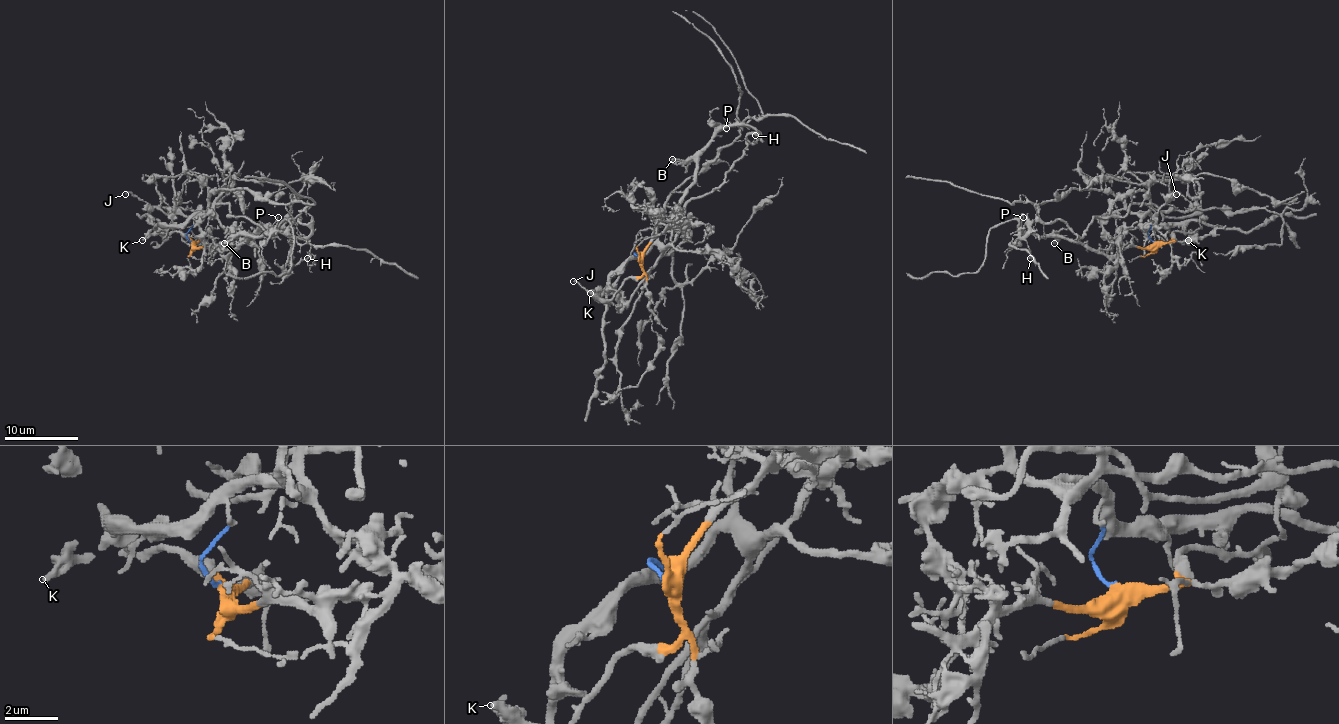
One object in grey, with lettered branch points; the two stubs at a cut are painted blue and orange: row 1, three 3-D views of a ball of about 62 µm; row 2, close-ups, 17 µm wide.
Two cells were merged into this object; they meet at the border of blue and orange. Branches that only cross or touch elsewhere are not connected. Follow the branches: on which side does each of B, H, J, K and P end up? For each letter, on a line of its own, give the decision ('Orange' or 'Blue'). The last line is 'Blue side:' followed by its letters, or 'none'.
B: Orange
H: Orange
J: Orange
K: Orange
P: Orange
Blue side: none

